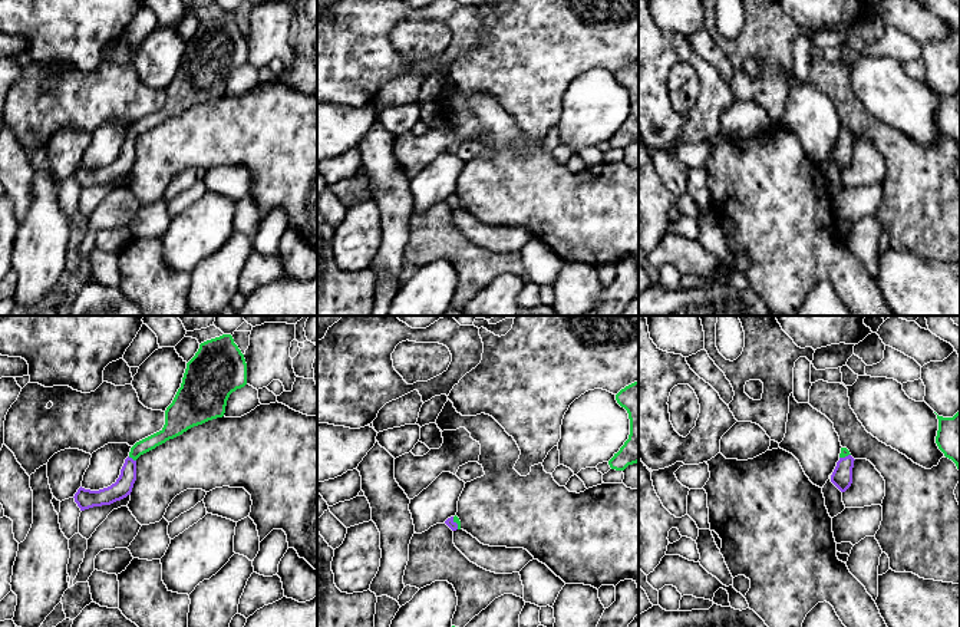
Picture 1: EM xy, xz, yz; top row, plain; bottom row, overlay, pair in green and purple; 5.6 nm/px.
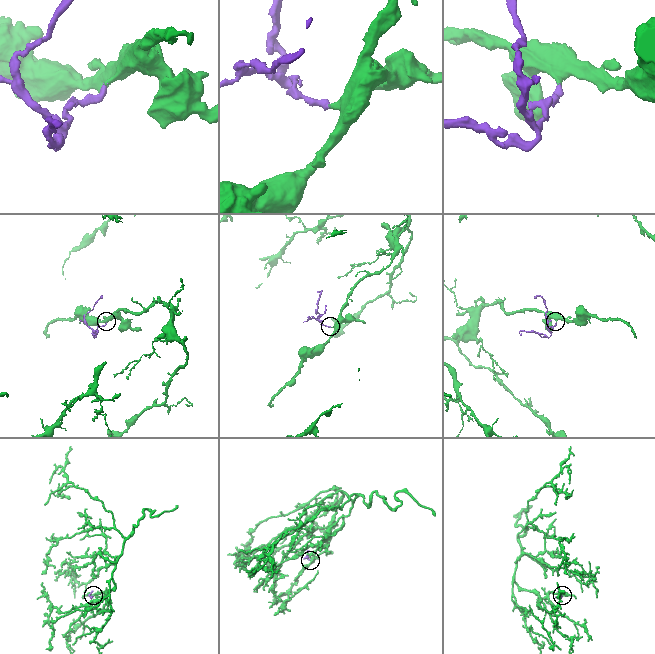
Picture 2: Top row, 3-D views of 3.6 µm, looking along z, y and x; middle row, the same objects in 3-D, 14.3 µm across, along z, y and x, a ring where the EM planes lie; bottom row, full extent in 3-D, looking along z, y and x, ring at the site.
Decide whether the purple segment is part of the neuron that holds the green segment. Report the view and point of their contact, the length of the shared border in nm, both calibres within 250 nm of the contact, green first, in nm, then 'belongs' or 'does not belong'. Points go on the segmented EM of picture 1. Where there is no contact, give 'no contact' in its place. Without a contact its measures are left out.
xy (132, 458) | 50 nm | 80/100 nm | belongs

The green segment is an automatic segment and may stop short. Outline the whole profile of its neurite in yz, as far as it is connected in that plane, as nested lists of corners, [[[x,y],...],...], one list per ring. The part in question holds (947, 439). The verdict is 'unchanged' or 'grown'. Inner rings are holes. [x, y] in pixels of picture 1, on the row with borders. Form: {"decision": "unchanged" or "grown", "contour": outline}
{"decision": "unchanged", "contour": [[[960,410],[953,418],[938,416],[936,443],[946,458],[960,471]]]}

